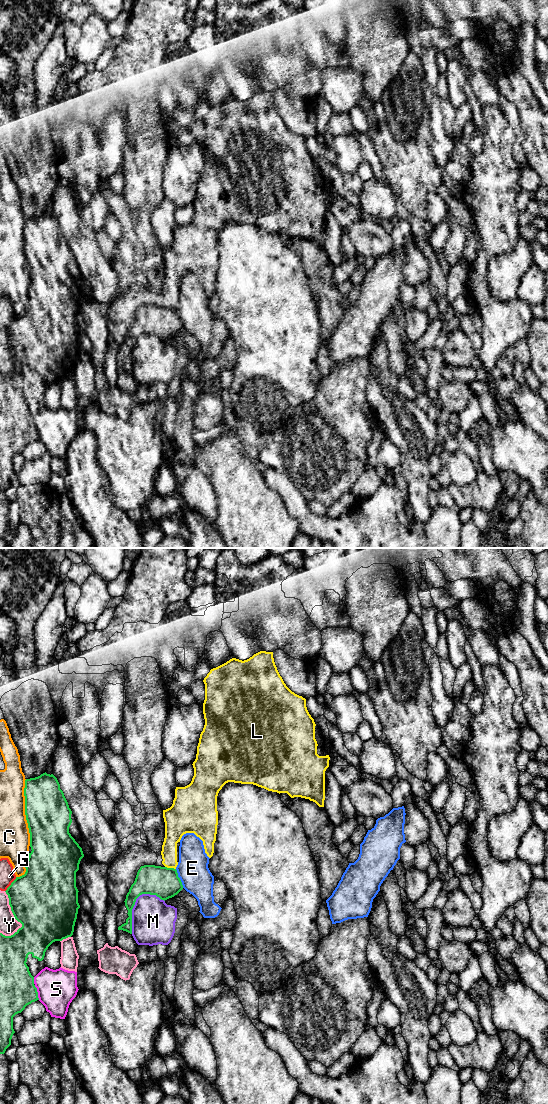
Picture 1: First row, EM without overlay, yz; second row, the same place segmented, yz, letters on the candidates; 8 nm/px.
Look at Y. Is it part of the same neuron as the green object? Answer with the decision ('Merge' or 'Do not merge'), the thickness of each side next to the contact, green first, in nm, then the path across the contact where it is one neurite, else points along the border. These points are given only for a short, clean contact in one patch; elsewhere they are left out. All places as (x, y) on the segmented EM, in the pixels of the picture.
Do not merge. Thickness 480 nm (green) against 150 nm

